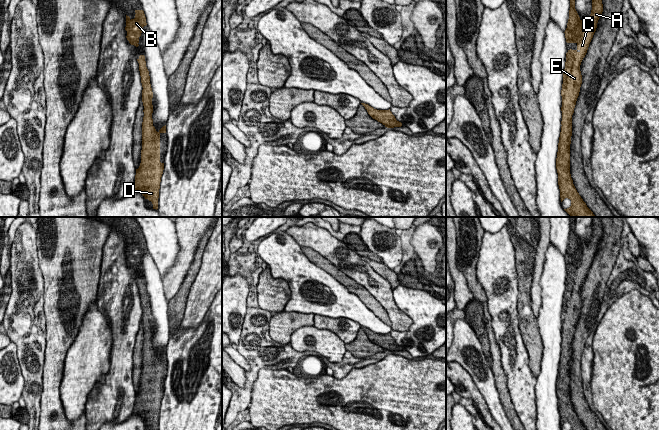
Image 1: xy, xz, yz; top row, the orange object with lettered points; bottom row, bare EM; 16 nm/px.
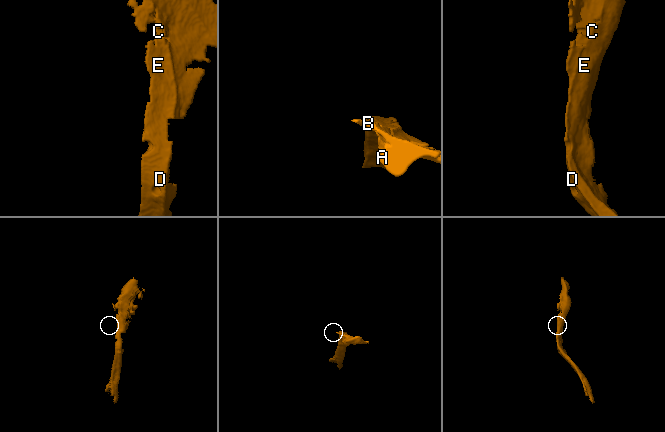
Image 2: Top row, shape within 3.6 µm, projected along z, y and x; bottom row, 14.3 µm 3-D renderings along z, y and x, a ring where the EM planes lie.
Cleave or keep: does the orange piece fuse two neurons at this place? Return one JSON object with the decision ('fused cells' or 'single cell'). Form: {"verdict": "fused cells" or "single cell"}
{"verdict": "single cell"}

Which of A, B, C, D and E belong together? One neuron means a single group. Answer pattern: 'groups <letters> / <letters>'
groups A B C D E

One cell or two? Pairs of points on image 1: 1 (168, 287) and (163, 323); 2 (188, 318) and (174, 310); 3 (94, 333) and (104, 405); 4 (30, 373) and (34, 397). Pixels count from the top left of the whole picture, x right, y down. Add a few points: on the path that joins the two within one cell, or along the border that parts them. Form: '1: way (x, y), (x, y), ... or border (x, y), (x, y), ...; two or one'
1: border (160, 277), (163, 283), (164, 297), (167, 302); two
2: border (189, 292), (186, 298), (184, 315), (179, 324); two
3: border (110, 360), (104, 380), (96, 384), (87, 401); two
4: way (33, 379), (33, 391); one

